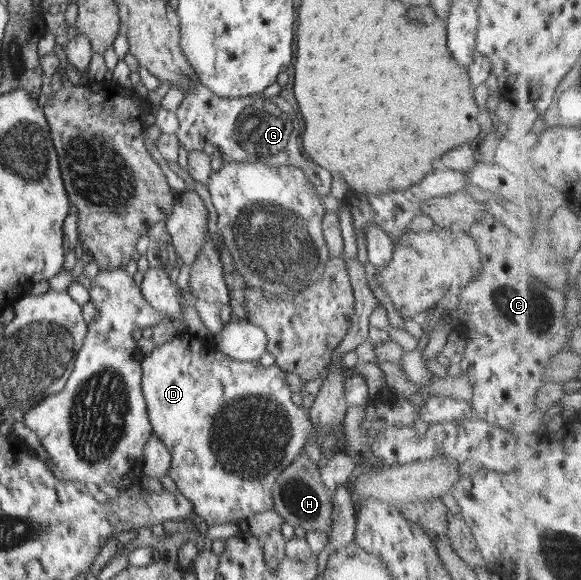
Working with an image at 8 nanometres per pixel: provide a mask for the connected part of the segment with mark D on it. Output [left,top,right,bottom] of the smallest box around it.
[141,332,328,526]

